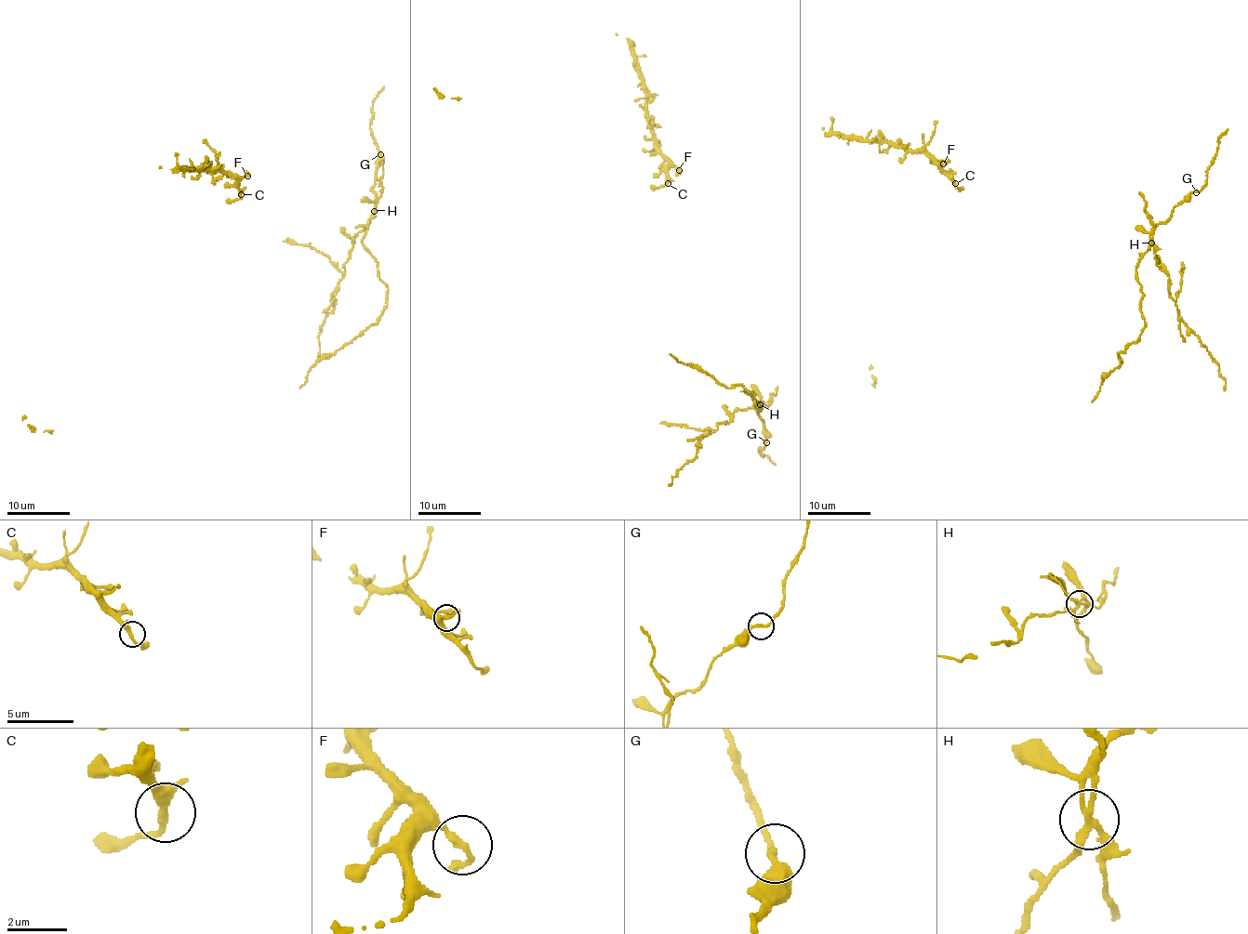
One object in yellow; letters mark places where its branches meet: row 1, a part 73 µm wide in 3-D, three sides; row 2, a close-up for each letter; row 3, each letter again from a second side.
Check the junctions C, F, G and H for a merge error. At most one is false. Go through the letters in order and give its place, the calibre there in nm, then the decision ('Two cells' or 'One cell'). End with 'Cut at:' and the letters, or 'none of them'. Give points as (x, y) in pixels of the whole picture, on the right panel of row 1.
C: Place: (955, 183). Thickness 260 nm. One cell
F: Place: (943, 164). Thickness 200 nm. One cell
G: Place: (1196, 192). Thickness 200 nm. One cell
H: Place: (1151, 243). Thickness 200 nm. Two cells
Cut at: H

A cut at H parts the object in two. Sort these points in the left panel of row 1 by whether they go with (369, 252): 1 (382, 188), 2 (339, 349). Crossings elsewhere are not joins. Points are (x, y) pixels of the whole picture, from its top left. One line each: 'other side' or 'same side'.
1: other side
2: same side

